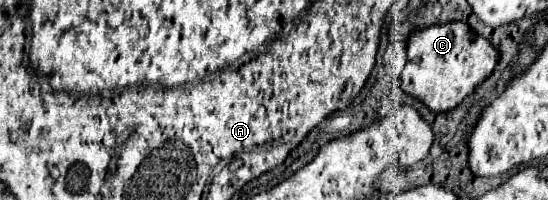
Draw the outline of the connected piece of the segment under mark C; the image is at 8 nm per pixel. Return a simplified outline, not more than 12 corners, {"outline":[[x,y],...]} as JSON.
{"outline":[[462,21],[406,39],[400,89],[436,113],[458,107],[498,63]]}

